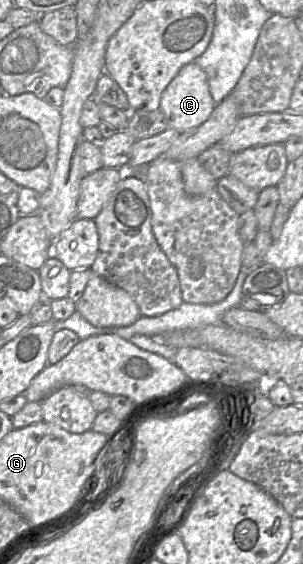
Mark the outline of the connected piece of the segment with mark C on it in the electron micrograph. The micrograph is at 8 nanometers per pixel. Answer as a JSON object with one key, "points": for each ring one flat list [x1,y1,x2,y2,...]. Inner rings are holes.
{"points":[[191,62,181,68,163,91,159,109,166,116,168,127,181,134,203,124,213,112,215,105,209,90,207,74,196,62]]}

